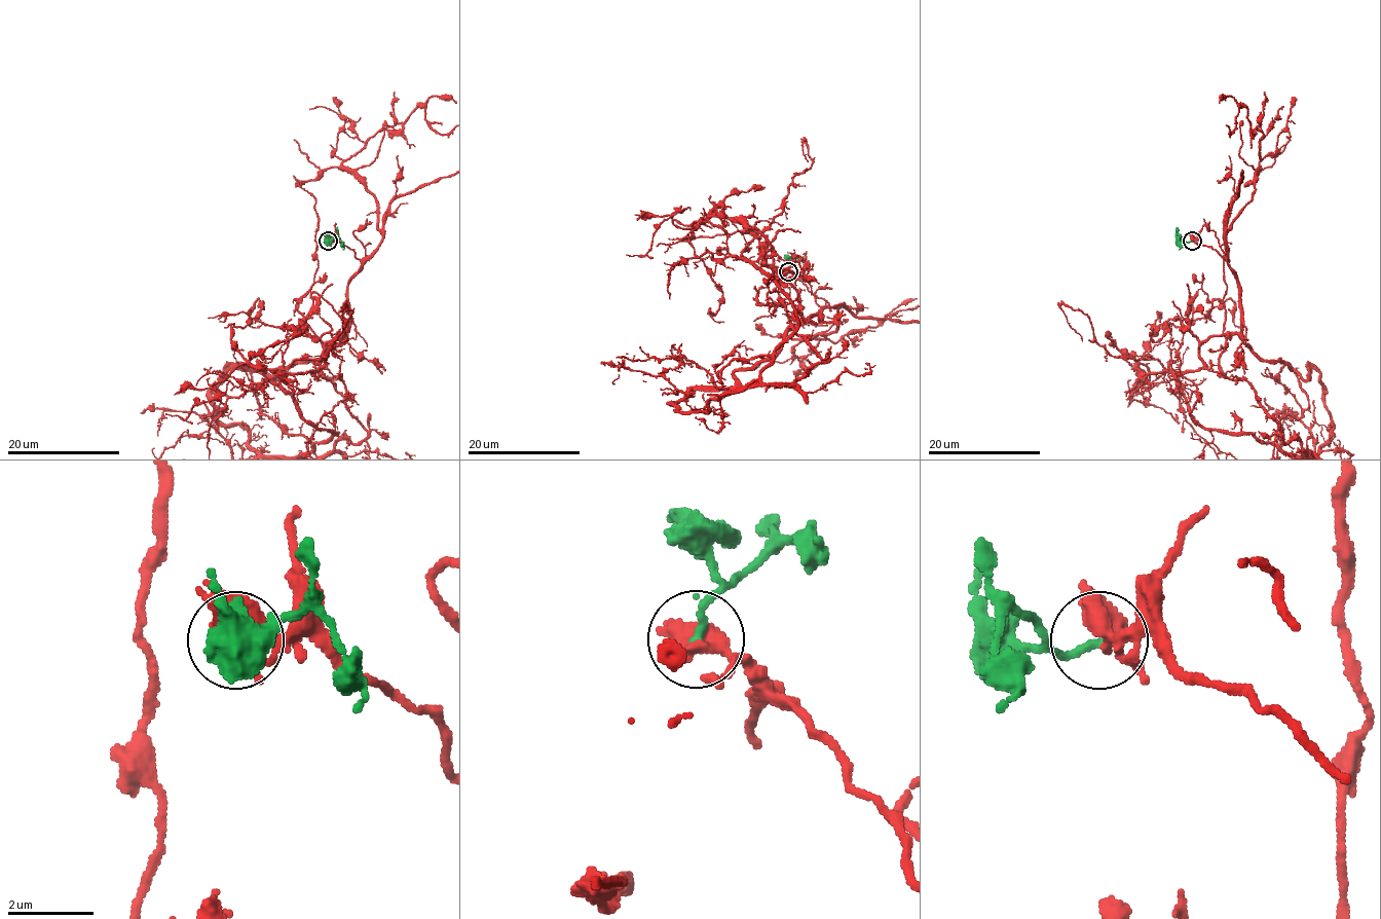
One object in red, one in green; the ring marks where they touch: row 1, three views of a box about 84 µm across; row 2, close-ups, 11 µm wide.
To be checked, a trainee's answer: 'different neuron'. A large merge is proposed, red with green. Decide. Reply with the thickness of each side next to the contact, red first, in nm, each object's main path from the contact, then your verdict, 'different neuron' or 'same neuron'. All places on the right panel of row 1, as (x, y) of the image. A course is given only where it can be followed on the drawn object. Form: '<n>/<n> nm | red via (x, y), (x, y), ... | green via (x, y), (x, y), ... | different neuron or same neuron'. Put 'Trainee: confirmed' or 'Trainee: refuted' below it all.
440/170 nm | red via (1192, 241), (1228, 262), (1241, 339), (1319, 373), (1330, 439) | green via (1192, 241), (1187, 242), (1181, 236), (1181, 249) | different neuron
Trainee: confirmed

